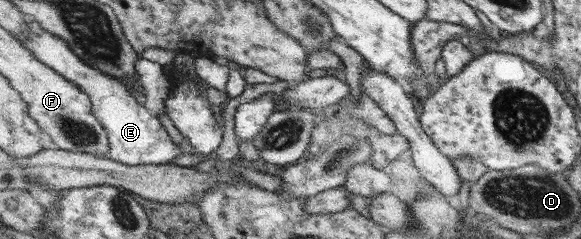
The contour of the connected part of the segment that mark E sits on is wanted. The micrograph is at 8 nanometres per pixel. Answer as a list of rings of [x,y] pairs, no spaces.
[[[29,19],[29,37],[22,41],[41,63],[54,69],[63,78],[79,85],[91,97],[97,119],[107,128],[110,136],[110,159],[131,166],[167,165],[183,150],[174,142],[162,120],[141,100],[137,99],[119,79],[99,68],[87,65],[63,38],[45,31],[37,20]]]

